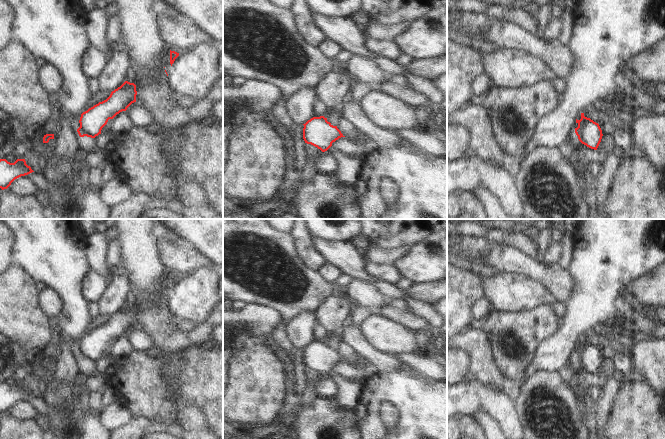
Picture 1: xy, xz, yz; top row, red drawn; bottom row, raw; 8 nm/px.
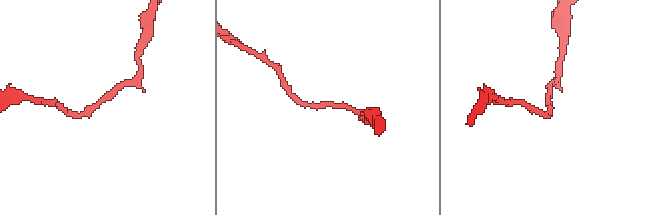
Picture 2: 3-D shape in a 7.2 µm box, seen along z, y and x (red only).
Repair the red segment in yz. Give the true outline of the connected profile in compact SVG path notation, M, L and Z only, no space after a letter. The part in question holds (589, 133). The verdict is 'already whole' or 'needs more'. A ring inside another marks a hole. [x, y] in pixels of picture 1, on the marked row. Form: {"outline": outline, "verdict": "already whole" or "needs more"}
{"outline": "M581 113L580 120L576 119L576 123L578 127L575 128L575 133L579 141L591 149L597 150L603 136L599 124L585 117L584 113Z", "verdict": "already whole"}

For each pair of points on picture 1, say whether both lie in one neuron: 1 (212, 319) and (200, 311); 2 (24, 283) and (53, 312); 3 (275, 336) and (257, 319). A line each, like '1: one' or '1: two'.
1: two
2: two
3: two

